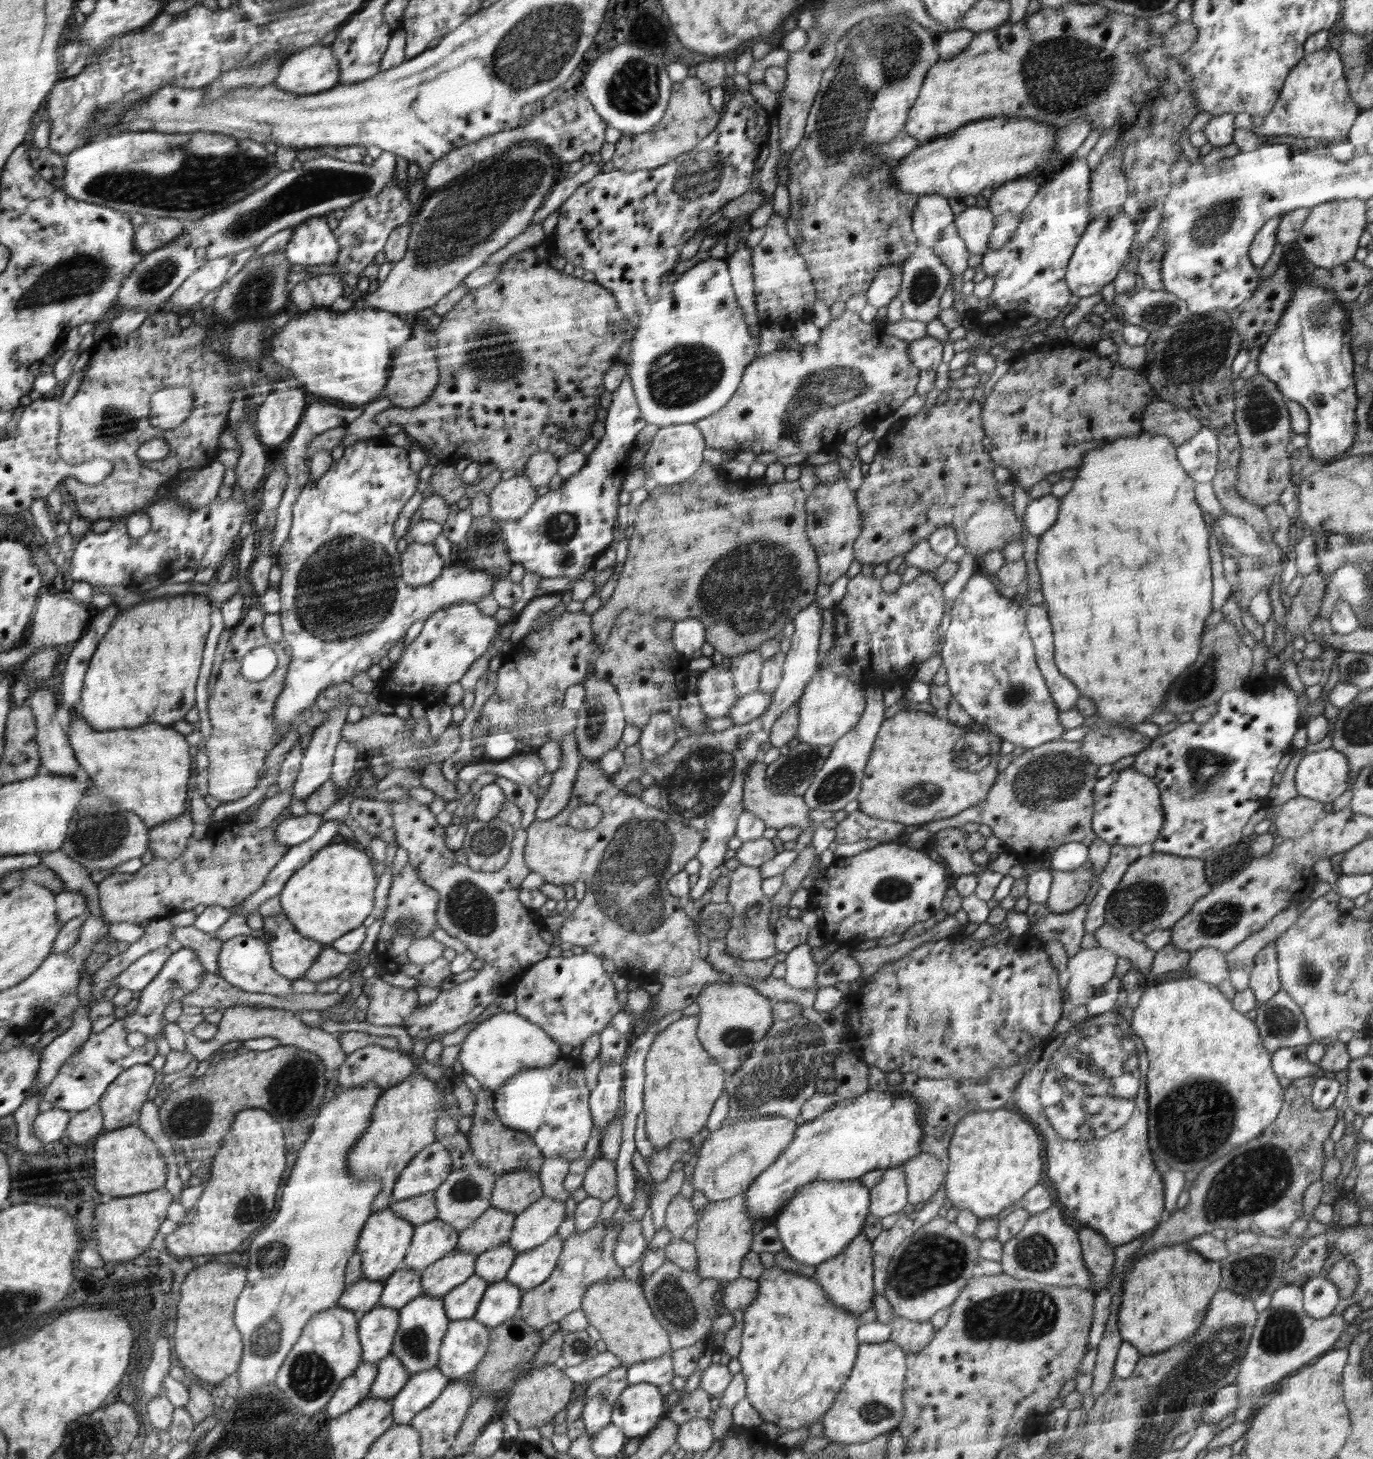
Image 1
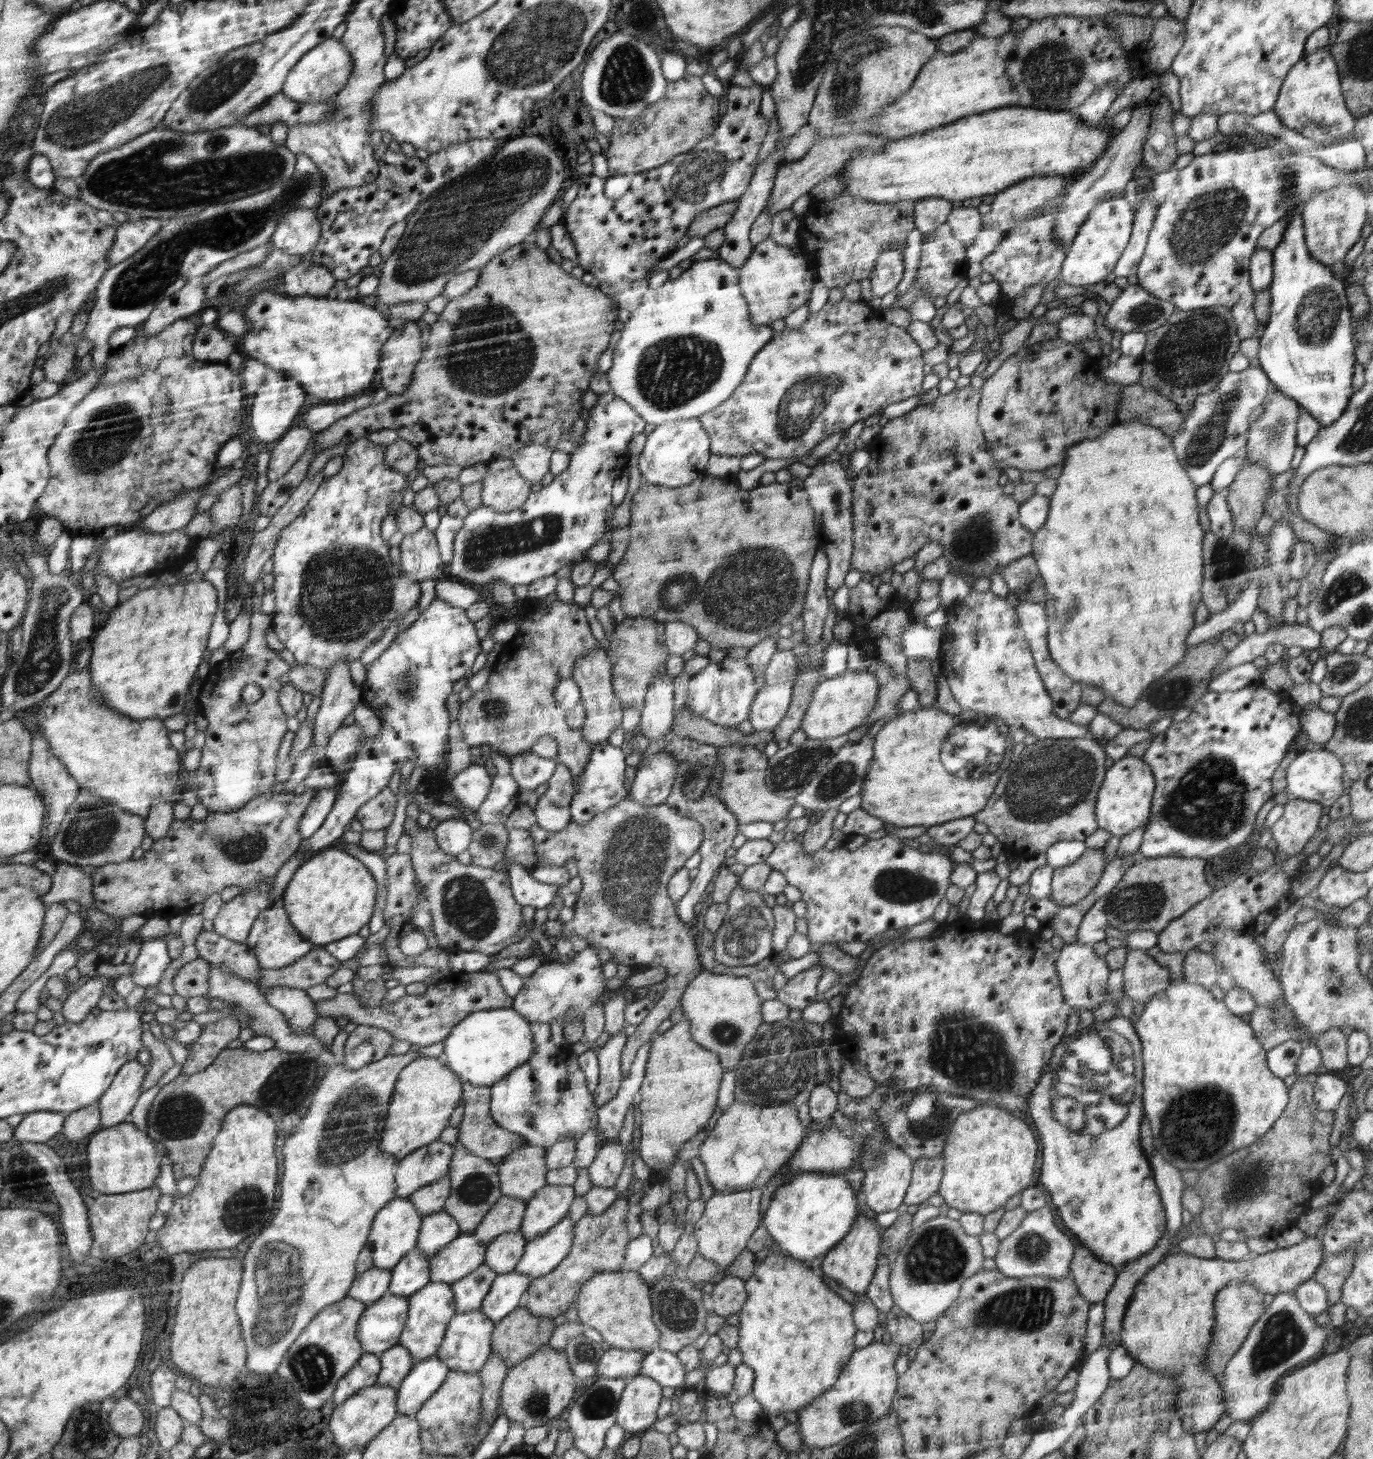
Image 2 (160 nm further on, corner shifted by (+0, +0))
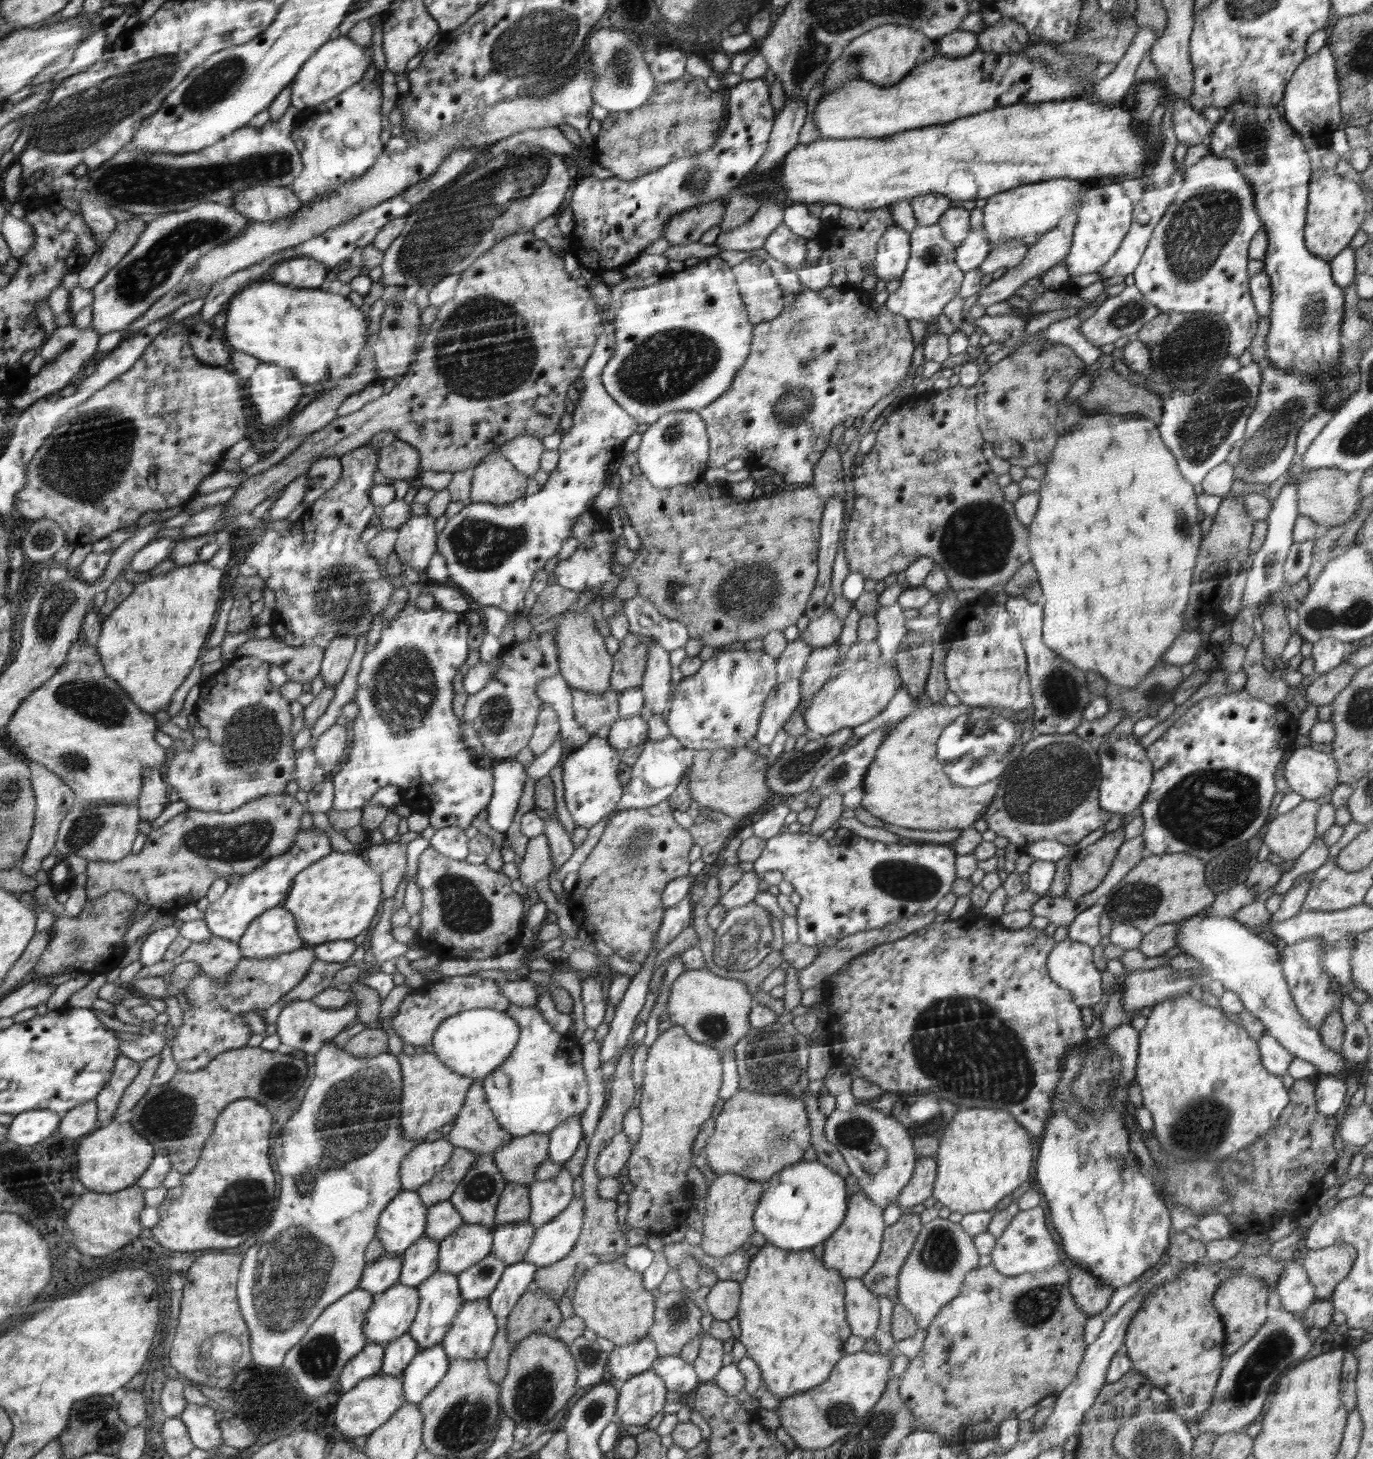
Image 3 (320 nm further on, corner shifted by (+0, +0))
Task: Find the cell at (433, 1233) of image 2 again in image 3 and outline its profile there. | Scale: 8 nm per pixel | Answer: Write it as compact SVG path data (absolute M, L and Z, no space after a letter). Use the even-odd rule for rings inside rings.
M449 1200L437 1202L434 1206L430 1207L428 1212L427 1238L439 1244L462 1223L463 1220L460 1213Z

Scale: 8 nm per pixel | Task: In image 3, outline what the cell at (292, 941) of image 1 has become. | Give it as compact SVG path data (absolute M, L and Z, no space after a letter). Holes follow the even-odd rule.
M282 905L268 909L258 918L251 920L238 943L244 957L255 959L278 957L306 946L306 942L300 938L296 930L294 916Z

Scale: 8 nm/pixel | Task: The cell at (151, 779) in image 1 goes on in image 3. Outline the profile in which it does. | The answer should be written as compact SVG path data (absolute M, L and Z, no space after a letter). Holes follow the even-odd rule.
M80 638L75 643L76 644L74 644L70 650L68 662L66 662L66 664L64 664L49 681L46 681L46 684L43 684L31 695L28 695L19 706L19 709L15 712L15 715L8 726L10 737L9 745L17 746L19 752L27 754L29 760L39 762L40 764L47 766L50 770L53 770L56 774L59 774L60 778L63 778L64 782L67 782L77 793L77 797L82 803L112 801L119 802L121 805L138 805L140 796L142 796L142 792L144 792L145 774L143 772L146 769L163 770L164 766L166 766L166 748L156 741L158 720L155 715L142 710L142 708L132 700L132 696L128 694L128 691L124 690L112 676L108 676L106 666L104 666L104 660L102 660L102 656L98 654L99 651L97 650L96 645L90 644L90 641L85 638Z

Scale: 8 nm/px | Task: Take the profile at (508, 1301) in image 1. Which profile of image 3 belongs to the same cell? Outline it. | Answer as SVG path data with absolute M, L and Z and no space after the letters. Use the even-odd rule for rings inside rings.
M520 1261L507 1265L502 1280L488 1297L489 1306L500 1322L511 1314L519 1298L530 1288L532 1280L535 1280L534 1272L536 1272L536 1265L531 1262Z

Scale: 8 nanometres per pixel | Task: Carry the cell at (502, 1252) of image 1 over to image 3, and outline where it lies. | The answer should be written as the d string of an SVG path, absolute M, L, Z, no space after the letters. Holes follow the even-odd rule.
M528 1221L495 1226L491 1253L508 1265L524 1261L533 1244L535 1229Z

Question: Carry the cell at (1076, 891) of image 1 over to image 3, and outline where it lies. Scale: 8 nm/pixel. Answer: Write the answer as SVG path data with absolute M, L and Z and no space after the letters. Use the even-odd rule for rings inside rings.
M1116 829L1080 849L1070 863L1070 878L1065 897L1076 900L1092 892L1109 873L1120 845L1125 841L1125 830Z

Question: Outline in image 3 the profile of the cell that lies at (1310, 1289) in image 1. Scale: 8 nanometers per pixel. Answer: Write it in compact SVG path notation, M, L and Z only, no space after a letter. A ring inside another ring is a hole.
M1295 1260L1293 1263L1286 1266L1286 1270L1275 1284L1273 1293L1280 1296L1281 1307L1294 1313L1301 1313L1317 1299L1317 1296L1302 1264Z

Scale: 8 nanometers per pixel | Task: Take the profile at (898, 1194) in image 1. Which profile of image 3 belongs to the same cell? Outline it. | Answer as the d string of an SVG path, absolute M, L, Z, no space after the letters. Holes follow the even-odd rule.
M866 1104L856 1105L855 1109L847 1111L836 1109L826 1117L826 1141L831 1142L843 1156L851 1174L856 1176L860 1188L869 1199L881 1207L897 1201L910 1176L913 1176L912 1170L915 1170L913 1142L906 1128L898 1121Z

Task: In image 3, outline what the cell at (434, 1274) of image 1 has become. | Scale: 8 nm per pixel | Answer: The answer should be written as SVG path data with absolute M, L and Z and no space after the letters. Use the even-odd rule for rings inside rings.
M462 1223L453 1230L442 1242L439 1242L438 1272L450 1272L456 1276L470 1270L491 1252L494 1241L494 1230L483 1224Z

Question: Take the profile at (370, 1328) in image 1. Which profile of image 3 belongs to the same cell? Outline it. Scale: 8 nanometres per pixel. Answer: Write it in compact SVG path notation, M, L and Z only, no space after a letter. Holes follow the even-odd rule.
M402 1283L375 1295L374 1304L369 1309L364 1324L368 1343L386 1347L389 1342L408 1333L414 1324L420 1302L417 1287Z

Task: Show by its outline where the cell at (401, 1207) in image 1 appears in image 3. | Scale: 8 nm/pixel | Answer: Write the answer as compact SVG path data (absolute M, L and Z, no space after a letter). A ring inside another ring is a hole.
M455 1147L450 1160L426 1185L415 1191L430 1210L437 1202L448 1201L479 1157L476 1151Z

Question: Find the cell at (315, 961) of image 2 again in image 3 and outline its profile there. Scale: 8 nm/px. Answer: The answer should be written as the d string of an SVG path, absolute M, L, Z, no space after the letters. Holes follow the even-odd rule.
M307 945L278 957L255 959L243 956L225 983L217 983L200 969L183 992L193 1008L183 1012L180 1032L176 1032L171 1040L170 1050L178 1071L202 1070L223 1053L246 1048L252 1032L242 1014L266 1011L281 1001L307 976L316 959L313 946Z

